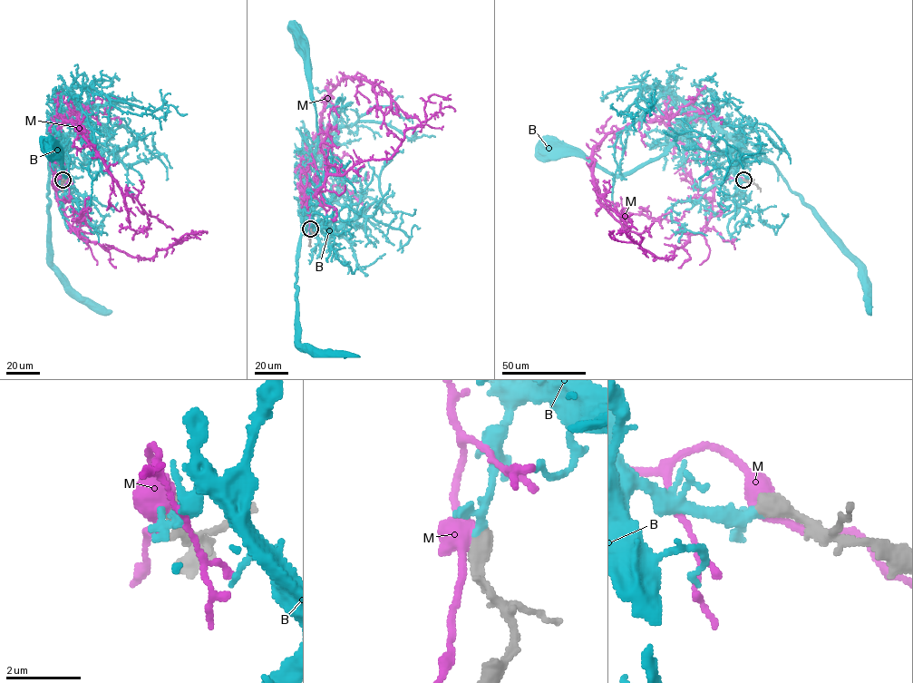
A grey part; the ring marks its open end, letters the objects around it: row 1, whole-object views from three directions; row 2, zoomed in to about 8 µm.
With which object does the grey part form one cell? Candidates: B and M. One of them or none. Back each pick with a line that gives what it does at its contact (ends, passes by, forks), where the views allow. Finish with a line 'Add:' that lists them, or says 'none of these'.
B: it passes by
Add: B

